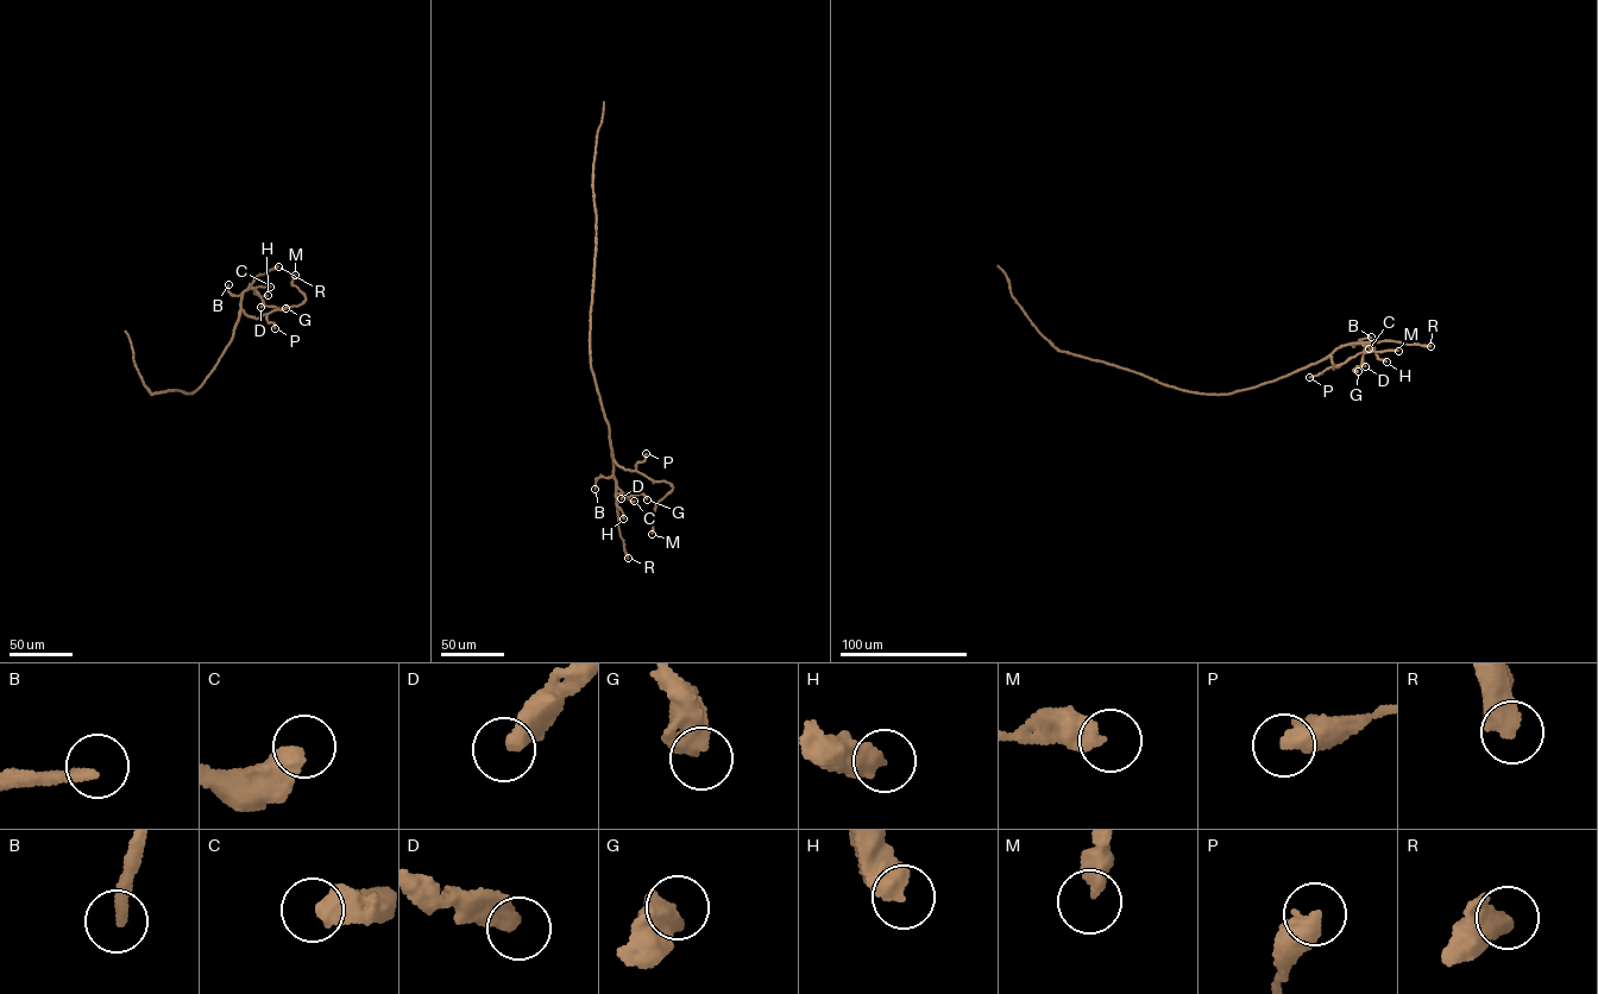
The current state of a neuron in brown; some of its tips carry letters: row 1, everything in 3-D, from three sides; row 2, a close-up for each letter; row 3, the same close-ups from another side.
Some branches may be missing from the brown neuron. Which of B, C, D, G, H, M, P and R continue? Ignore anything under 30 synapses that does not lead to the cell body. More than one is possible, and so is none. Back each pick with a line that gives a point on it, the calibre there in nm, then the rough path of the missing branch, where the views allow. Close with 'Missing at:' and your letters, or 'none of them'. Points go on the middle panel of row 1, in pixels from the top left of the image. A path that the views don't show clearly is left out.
Missing at: none of them

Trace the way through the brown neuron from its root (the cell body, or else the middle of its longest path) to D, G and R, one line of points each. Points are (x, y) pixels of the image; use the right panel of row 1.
D: (1215, 394), (1231, 394), (1276, 381), (1353, 343), (1367, 344), (1361, 362), (1365, 366)
G: (1215, 394), (1231, 394), (1276, 381), (1321, 360), (1340, 347), (1367, 343), (1361, 365), (1353, 370), (1358, 371)
R: (1215, 394), (1231, 394), (1276, 381), (1350, 344), (1391, 340), (1430, 346)

